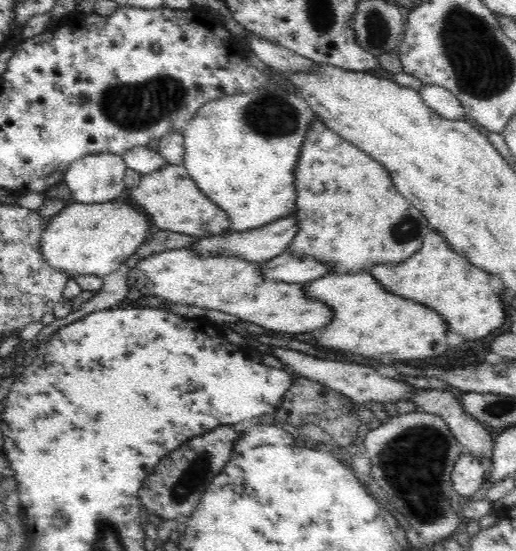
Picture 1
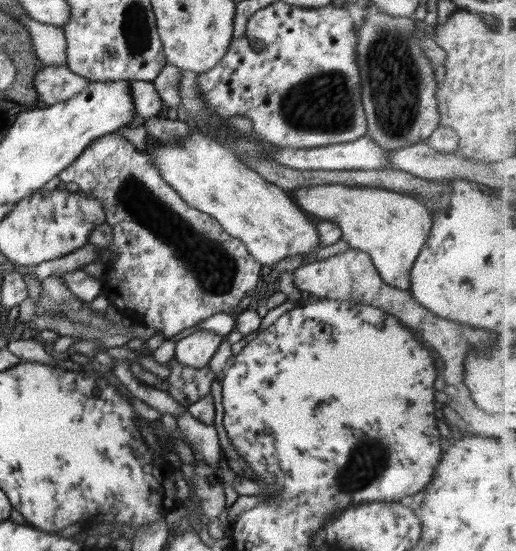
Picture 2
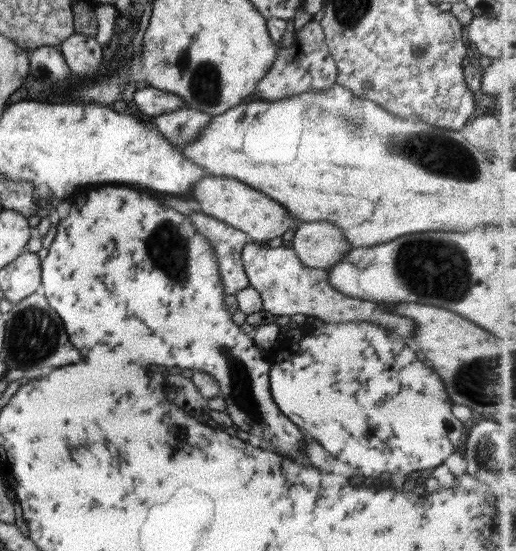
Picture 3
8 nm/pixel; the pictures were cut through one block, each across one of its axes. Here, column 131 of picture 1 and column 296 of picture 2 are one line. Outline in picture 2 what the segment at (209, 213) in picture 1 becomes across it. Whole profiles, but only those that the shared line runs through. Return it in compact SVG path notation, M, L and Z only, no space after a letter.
M338 184L301 187L289 194L308 216L338 225L350 248L368 253L383 282L410 292L410 272L433 226L432 214L424 204L387 189Z

